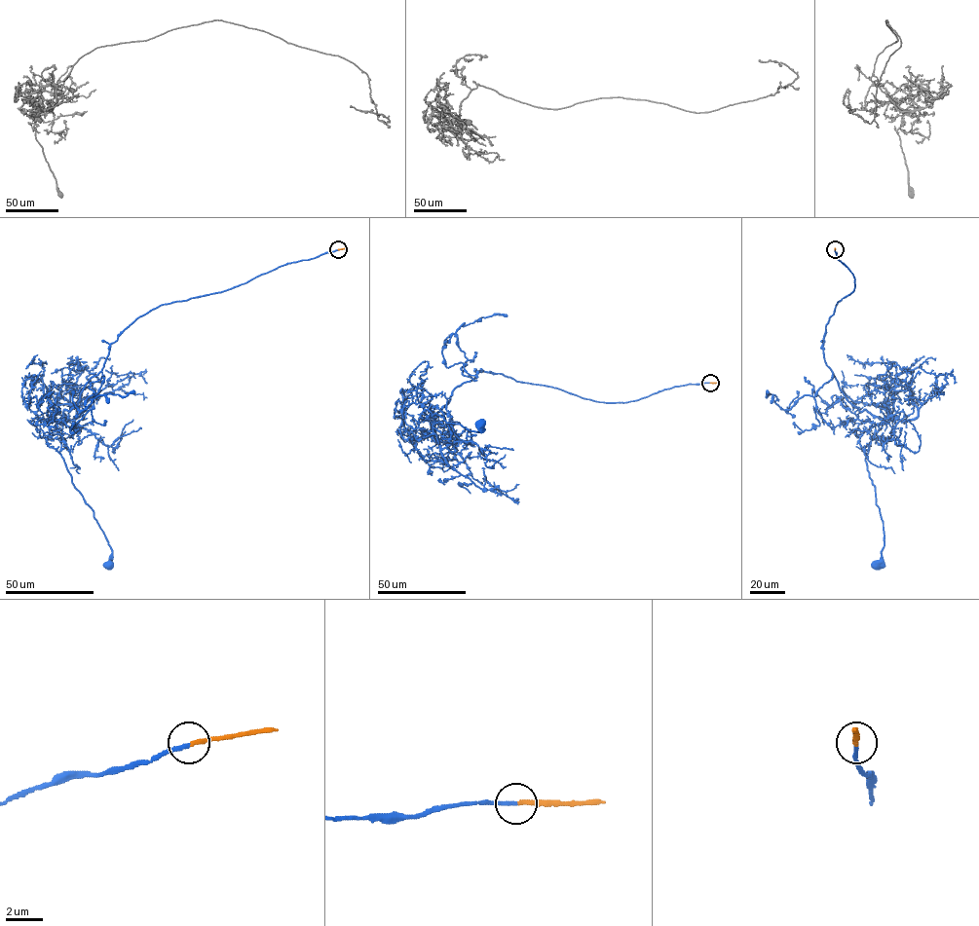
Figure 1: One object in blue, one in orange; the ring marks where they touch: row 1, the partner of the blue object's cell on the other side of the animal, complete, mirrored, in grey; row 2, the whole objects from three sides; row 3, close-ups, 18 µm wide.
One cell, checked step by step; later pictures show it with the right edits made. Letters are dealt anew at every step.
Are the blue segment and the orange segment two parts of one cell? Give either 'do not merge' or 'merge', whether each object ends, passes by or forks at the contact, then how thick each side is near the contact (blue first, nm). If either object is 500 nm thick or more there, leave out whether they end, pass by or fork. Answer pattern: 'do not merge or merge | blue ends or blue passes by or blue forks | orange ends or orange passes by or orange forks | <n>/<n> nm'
merge | blue ends | orange ends | 220/240 nm

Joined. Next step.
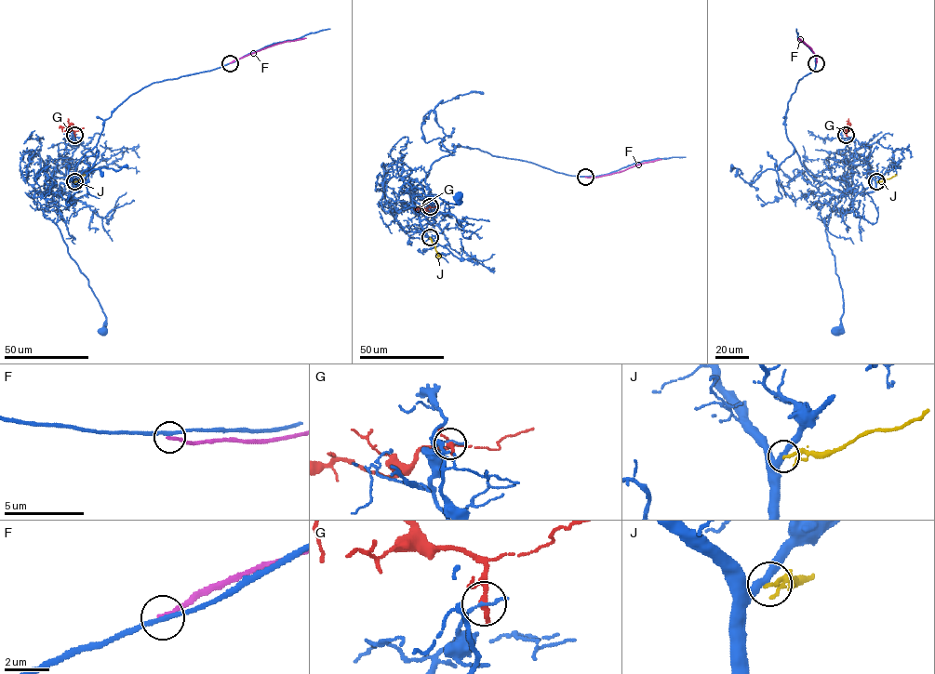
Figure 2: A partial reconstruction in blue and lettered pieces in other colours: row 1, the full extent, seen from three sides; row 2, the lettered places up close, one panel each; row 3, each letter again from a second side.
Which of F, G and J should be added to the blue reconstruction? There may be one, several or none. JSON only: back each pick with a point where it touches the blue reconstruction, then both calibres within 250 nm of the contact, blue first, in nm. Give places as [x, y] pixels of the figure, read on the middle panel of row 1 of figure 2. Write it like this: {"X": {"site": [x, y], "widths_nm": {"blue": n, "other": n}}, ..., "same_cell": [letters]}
{"same_cell": []}

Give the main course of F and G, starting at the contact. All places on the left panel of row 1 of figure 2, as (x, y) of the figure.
F: (230, 63), (273, 45), (306, 38)
G: (74, 135), (68, 126), (68, 119)

